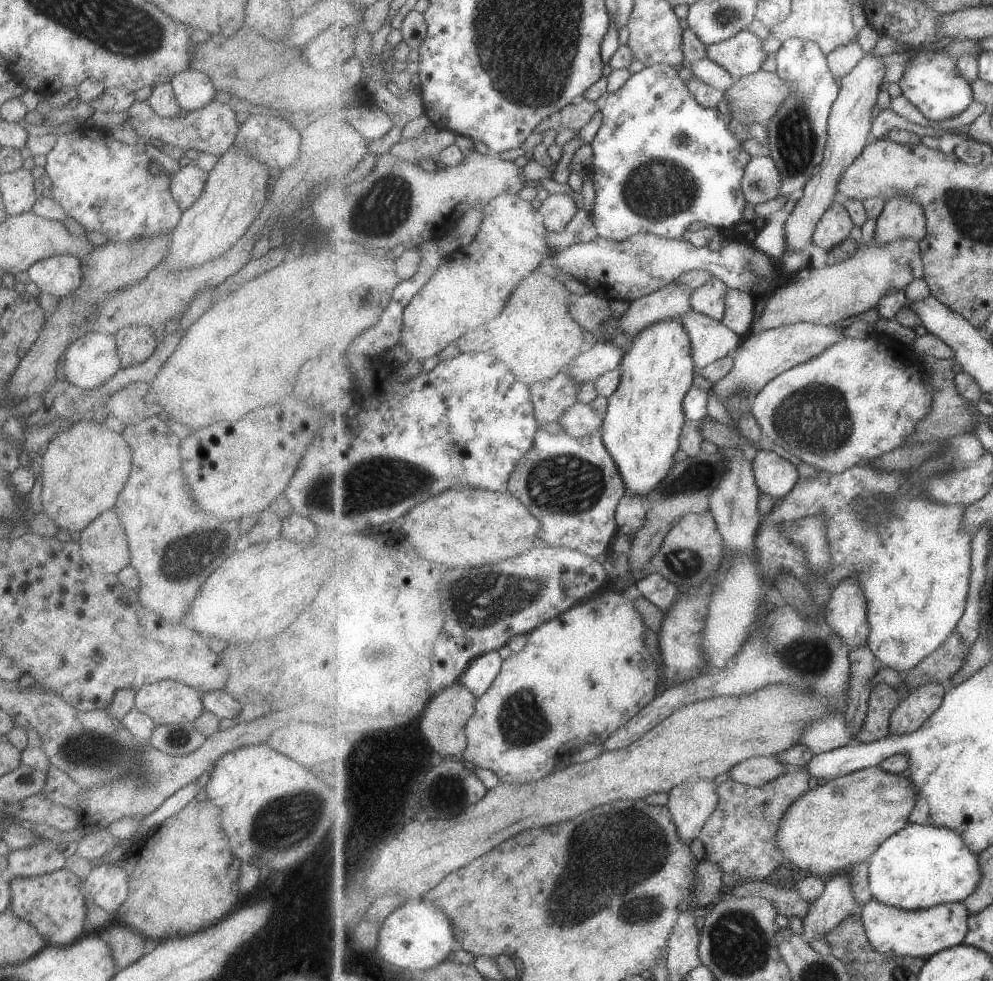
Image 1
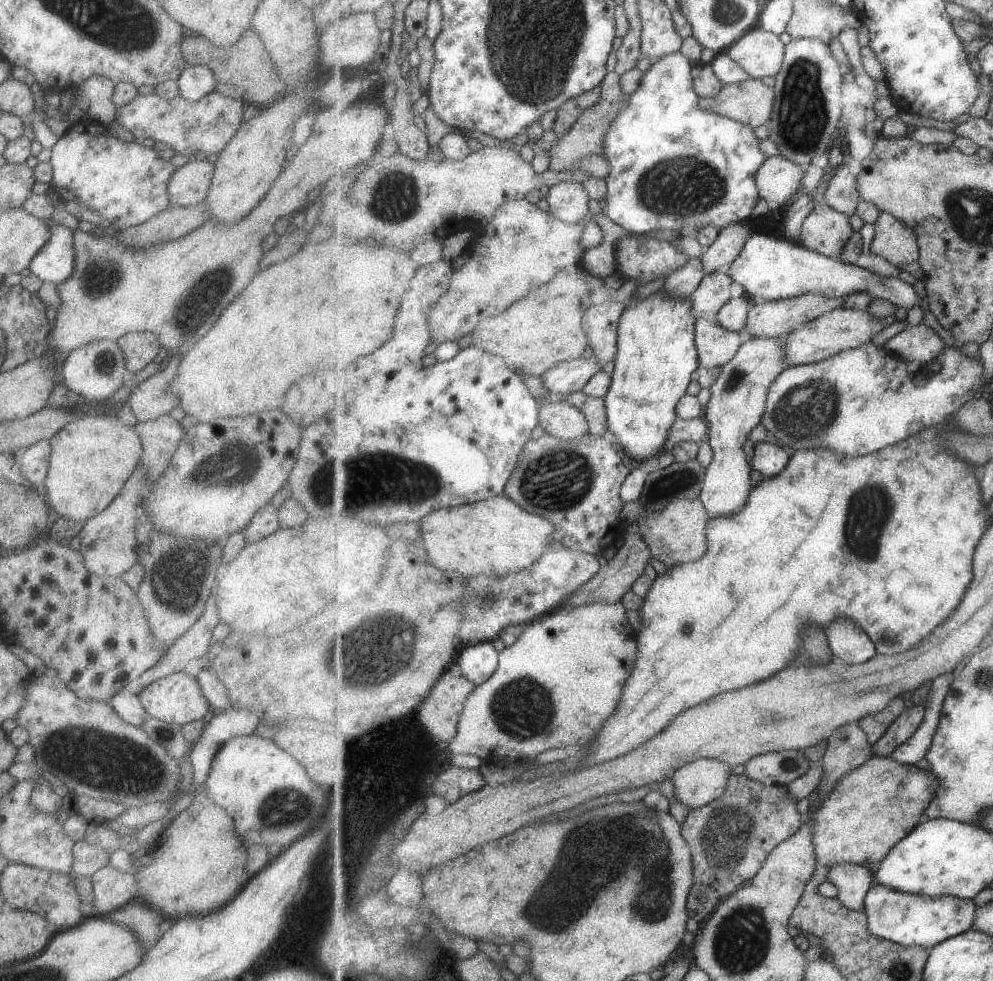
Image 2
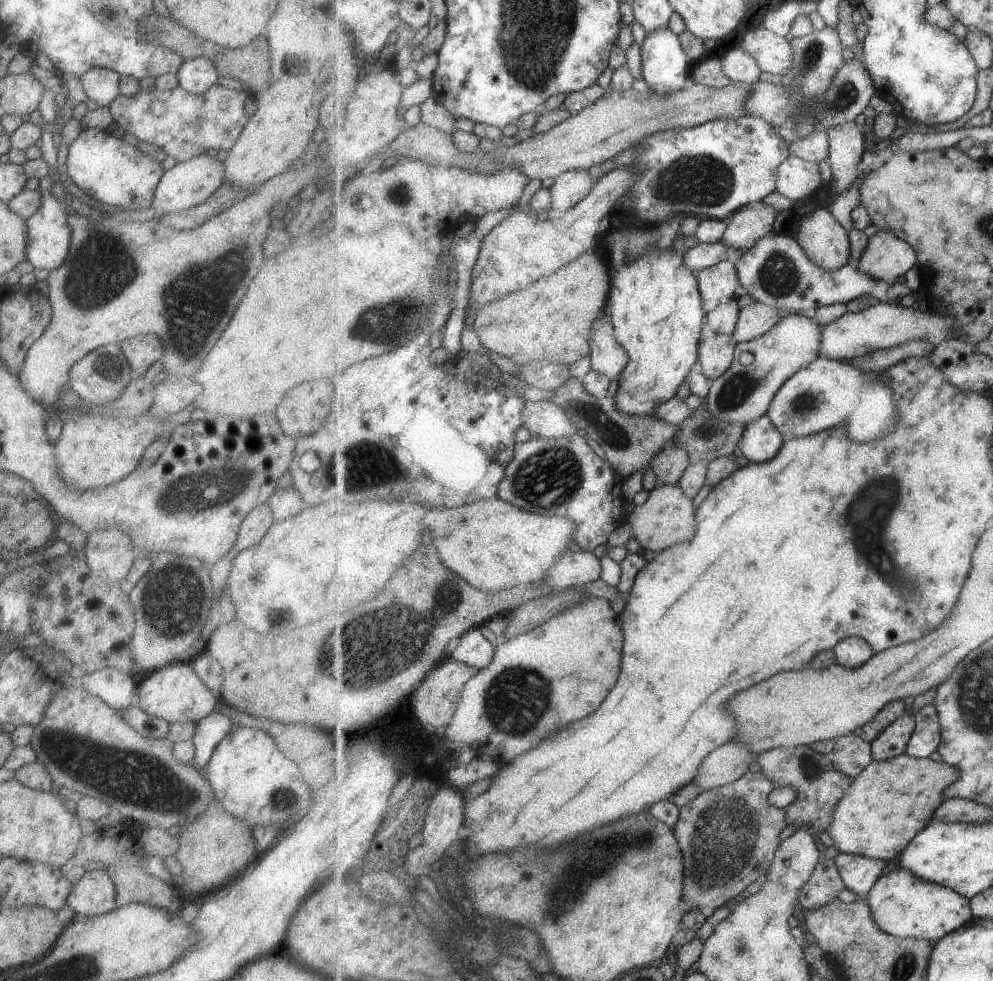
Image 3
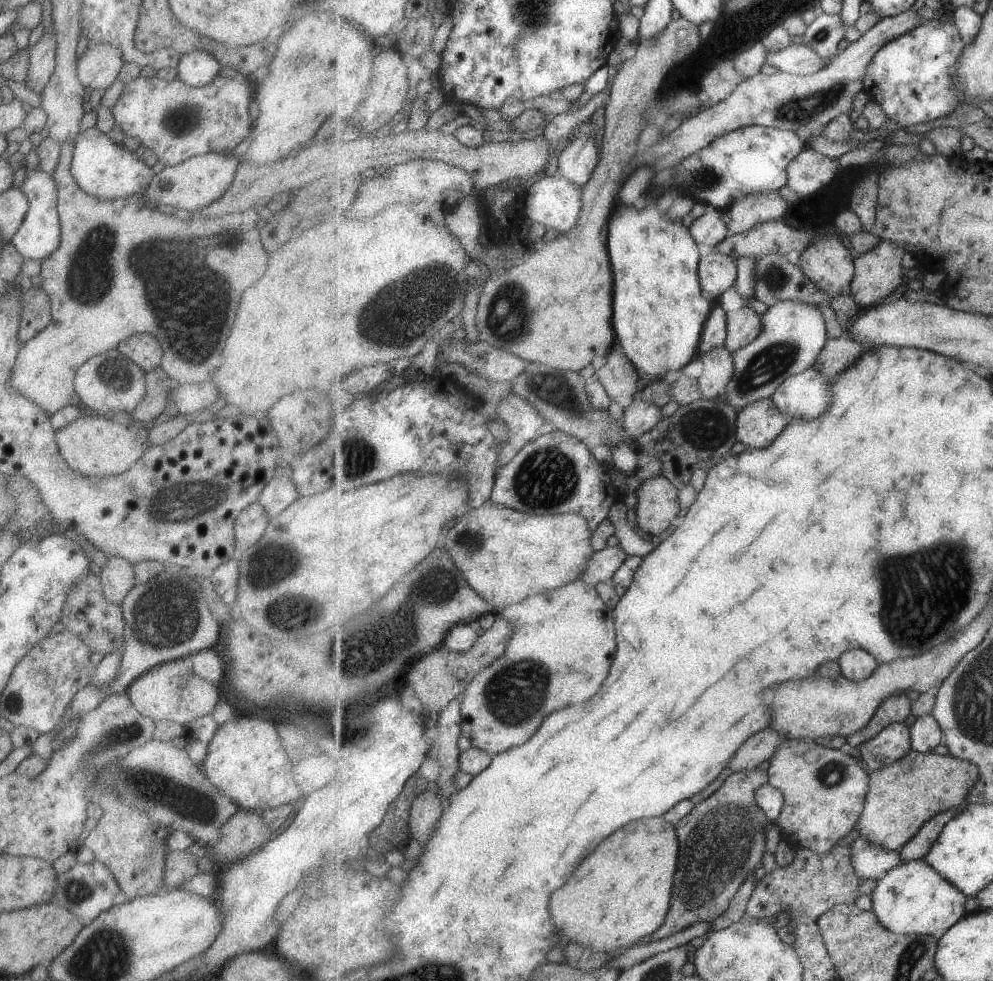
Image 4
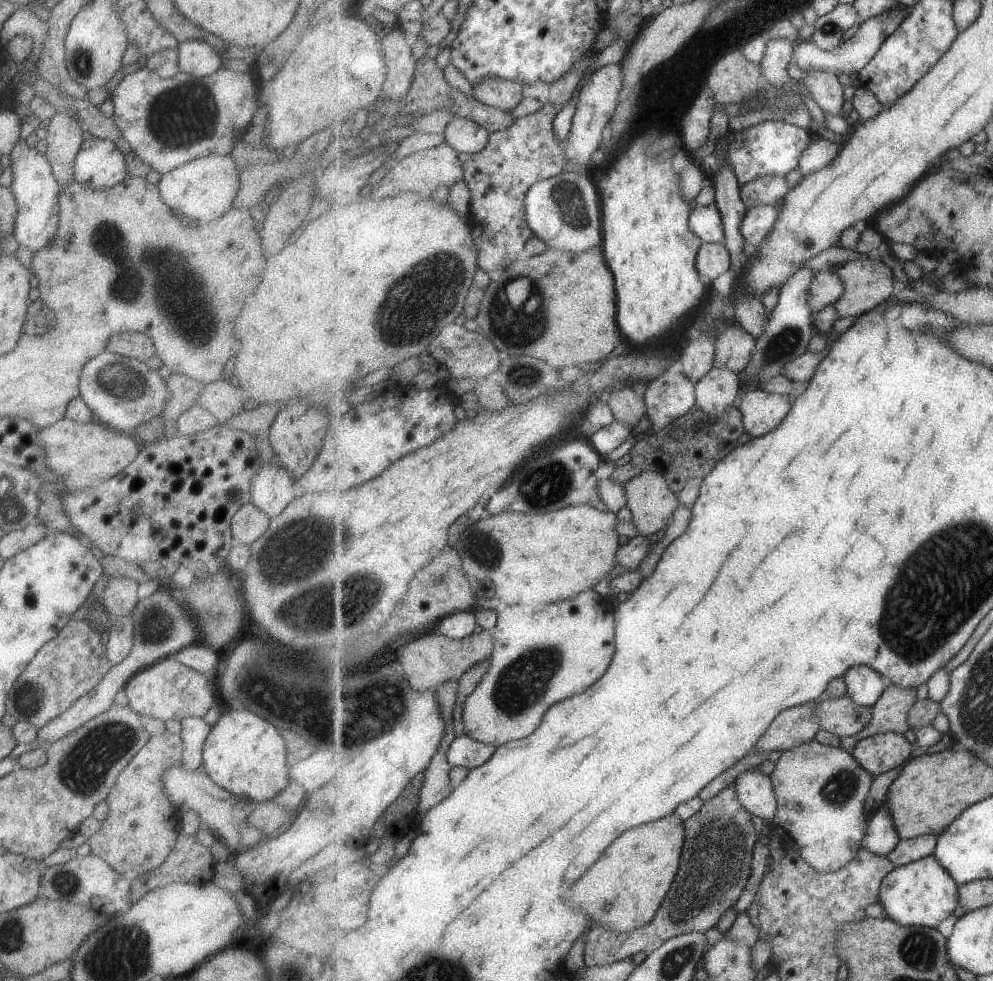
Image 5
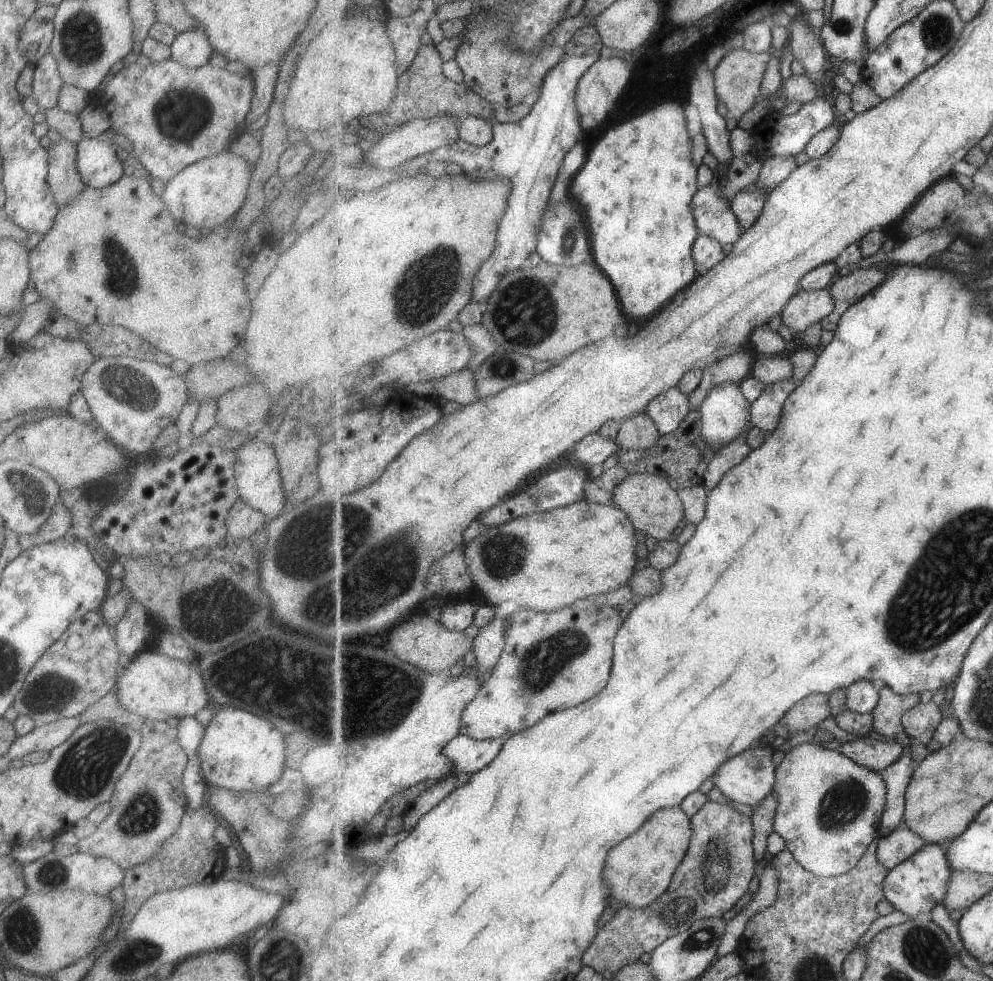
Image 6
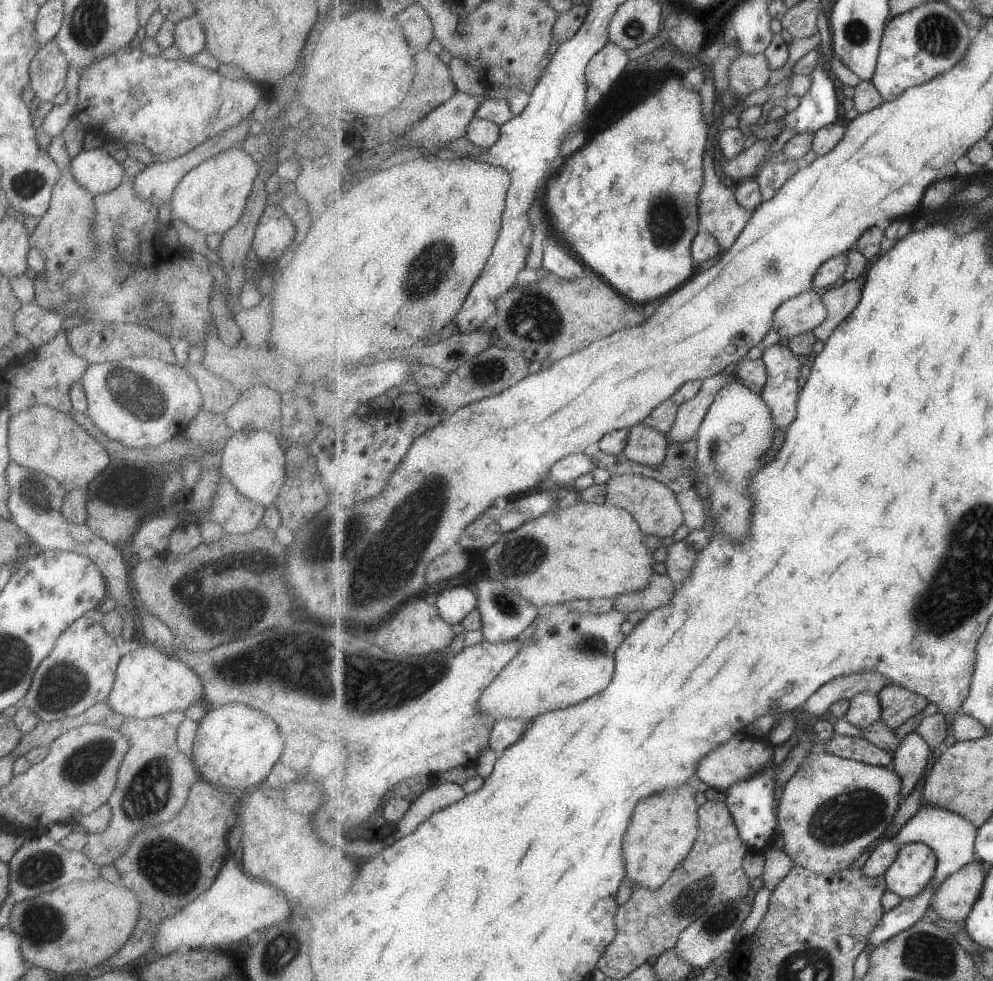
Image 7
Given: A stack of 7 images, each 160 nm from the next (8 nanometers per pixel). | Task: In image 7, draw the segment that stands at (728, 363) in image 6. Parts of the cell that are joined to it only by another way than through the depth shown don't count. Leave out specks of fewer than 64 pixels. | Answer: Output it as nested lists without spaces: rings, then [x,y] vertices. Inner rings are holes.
[[[718,374],[705,379],[701,390],[687,402],[679,406],[676,421],[669,432],[665,434],[669,443],[688,443],[697,440],[701,423],[716,401],[721,389],[735,376]]]

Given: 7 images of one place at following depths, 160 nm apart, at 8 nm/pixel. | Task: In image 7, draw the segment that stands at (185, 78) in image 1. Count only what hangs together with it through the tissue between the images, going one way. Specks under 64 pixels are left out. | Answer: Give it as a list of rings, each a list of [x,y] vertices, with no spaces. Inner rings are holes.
[[[193,14],[183,17],[174,24],[174,44],[184,58],[204,50],[205,33],[199,18]]]

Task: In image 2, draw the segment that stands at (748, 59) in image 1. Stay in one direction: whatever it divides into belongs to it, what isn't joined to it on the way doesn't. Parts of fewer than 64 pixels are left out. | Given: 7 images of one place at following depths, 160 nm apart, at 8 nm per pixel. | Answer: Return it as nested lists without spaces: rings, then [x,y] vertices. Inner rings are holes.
[[[761,26],[749,29],[723,53],[731,55],[753,79],[776,77],[782,69],[786,45],[778,34],[766,31]]]

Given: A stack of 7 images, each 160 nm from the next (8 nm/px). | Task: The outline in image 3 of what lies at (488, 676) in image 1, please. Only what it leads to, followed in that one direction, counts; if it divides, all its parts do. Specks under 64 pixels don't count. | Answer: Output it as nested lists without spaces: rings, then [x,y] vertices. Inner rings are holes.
[[[472,628],[453,644],[449,656],[465,666],[481,670],[492,663],[496,647],[481,634],[479,628]]]

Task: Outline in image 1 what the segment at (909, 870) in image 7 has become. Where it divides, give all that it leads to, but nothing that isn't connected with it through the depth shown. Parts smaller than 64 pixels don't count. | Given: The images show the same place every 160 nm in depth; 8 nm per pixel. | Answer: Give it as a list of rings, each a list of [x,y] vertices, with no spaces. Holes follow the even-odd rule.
[[[875,898],[862,907],[861,920],[868,935],[868,941],[875,951],[888,955],[922,957],[928,959],[935,954],[961,945],[969,933],[969,908],[965,902],[944,903],[923,910],[901,910],[877,902]]]

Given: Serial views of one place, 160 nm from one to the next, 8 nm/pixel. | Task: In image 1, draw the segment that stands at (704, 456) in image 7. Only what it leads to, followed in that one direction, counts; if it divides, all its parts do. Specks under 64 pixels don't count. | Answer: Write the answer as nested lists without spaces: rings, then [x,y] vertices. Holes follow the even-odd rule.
[[[694,307],[690,313],[681,317],[680,323],[688,331],[692,339],[691,354],[699,368],[705,369],[730,353],[734,354],[741,345],[741,338],[732,329],[729,329],[723,321],[713,319]]]

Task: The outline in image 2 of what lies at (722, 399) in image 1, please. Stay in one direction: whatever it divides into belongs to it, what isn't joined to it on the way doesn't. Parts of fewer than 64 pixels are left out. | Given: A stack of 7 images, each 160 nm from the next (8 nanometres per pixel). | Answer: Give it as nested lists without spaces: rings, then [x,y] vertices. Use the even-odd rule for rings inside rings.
[[[835,309],[817,317],[815,320],[807,321],[797,330],[785,335],[784,351],[785,362],[789,367],[793,365],[808,365],[818,363],[838,355],[840,352],[858,349],[871,343],[871,340],[885,330],[881,321],[874,317],[869,311],[853,309]]]

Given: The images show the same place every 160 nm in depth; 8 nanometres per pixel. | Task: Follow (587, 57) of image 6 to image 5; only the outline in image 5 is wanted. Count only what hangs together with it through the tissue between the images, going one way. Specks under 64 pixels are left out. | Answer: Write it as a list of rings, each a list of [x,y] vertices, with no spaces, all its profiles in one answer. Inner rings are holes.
[[[546,103],[542,110],[517,119],[505,130],[491,133],[489,145],[476,154],[461,153],[465,181],[471,188],[470,223],[473,240],[480,254],[480,268],[492,278],[504,272],[525,255],[525,246],[534,236],[527,219],[526,198],[537,182],[565,171],[567,158],[563,143],[555,136],[553,120],[563,105]]]

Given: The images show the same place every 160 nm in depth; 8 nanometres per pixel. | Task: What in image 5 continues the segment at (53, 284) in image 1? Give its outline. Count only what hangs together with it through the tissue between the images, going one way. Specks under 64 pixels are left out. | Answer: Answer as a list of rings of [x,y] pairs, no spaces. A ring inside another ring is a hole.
[[[19,138],[11,148],[11,185],[15,200],[15,218],[13,218],[13,238],[18,247],[24,246],[27,250],[35,252],[45,248],[58,228],[58,183],[53,178],[51,166],[44,154],[37,153],[29,148],[26,140]]]

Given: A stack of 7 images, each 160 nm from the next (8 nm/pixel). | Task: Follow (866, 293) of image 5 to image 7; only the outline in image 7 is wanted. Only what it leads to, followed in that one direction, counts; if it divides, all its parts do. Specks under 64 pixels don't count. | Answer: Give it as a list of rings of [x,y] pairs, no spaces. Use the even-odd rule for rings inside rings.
[[[861,275],[855,280],[843,282],[840,287],[829,289],[822,295],[825,306],[828,308],[828,317],[814,330],[818,340],[827,342],[841,322],[860,305],[867,281],[867,275]]]

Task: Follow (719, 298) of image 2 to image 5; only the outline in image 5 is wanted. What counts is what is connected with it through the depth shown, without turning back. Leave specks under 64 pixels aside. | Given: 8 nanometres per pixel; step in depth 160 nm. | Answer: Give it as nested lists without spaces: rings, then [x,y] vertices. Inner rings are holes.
[[[703,243],[697,256],[697,268],[705,286],[711,290],[713,280],[732,270],[732,257],[725,243]]]

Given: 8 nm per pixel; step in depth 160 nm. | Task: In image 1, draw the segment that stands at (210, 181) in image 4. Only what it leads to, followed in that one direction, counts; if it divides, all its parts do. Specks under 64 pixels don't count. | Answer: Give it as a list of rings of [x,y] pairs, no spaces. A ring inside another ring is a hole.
[[[184,164],[173,174],[170,190],[173,201],[181,211],[194,204],[201,196],[208,174],[196,165]]]

